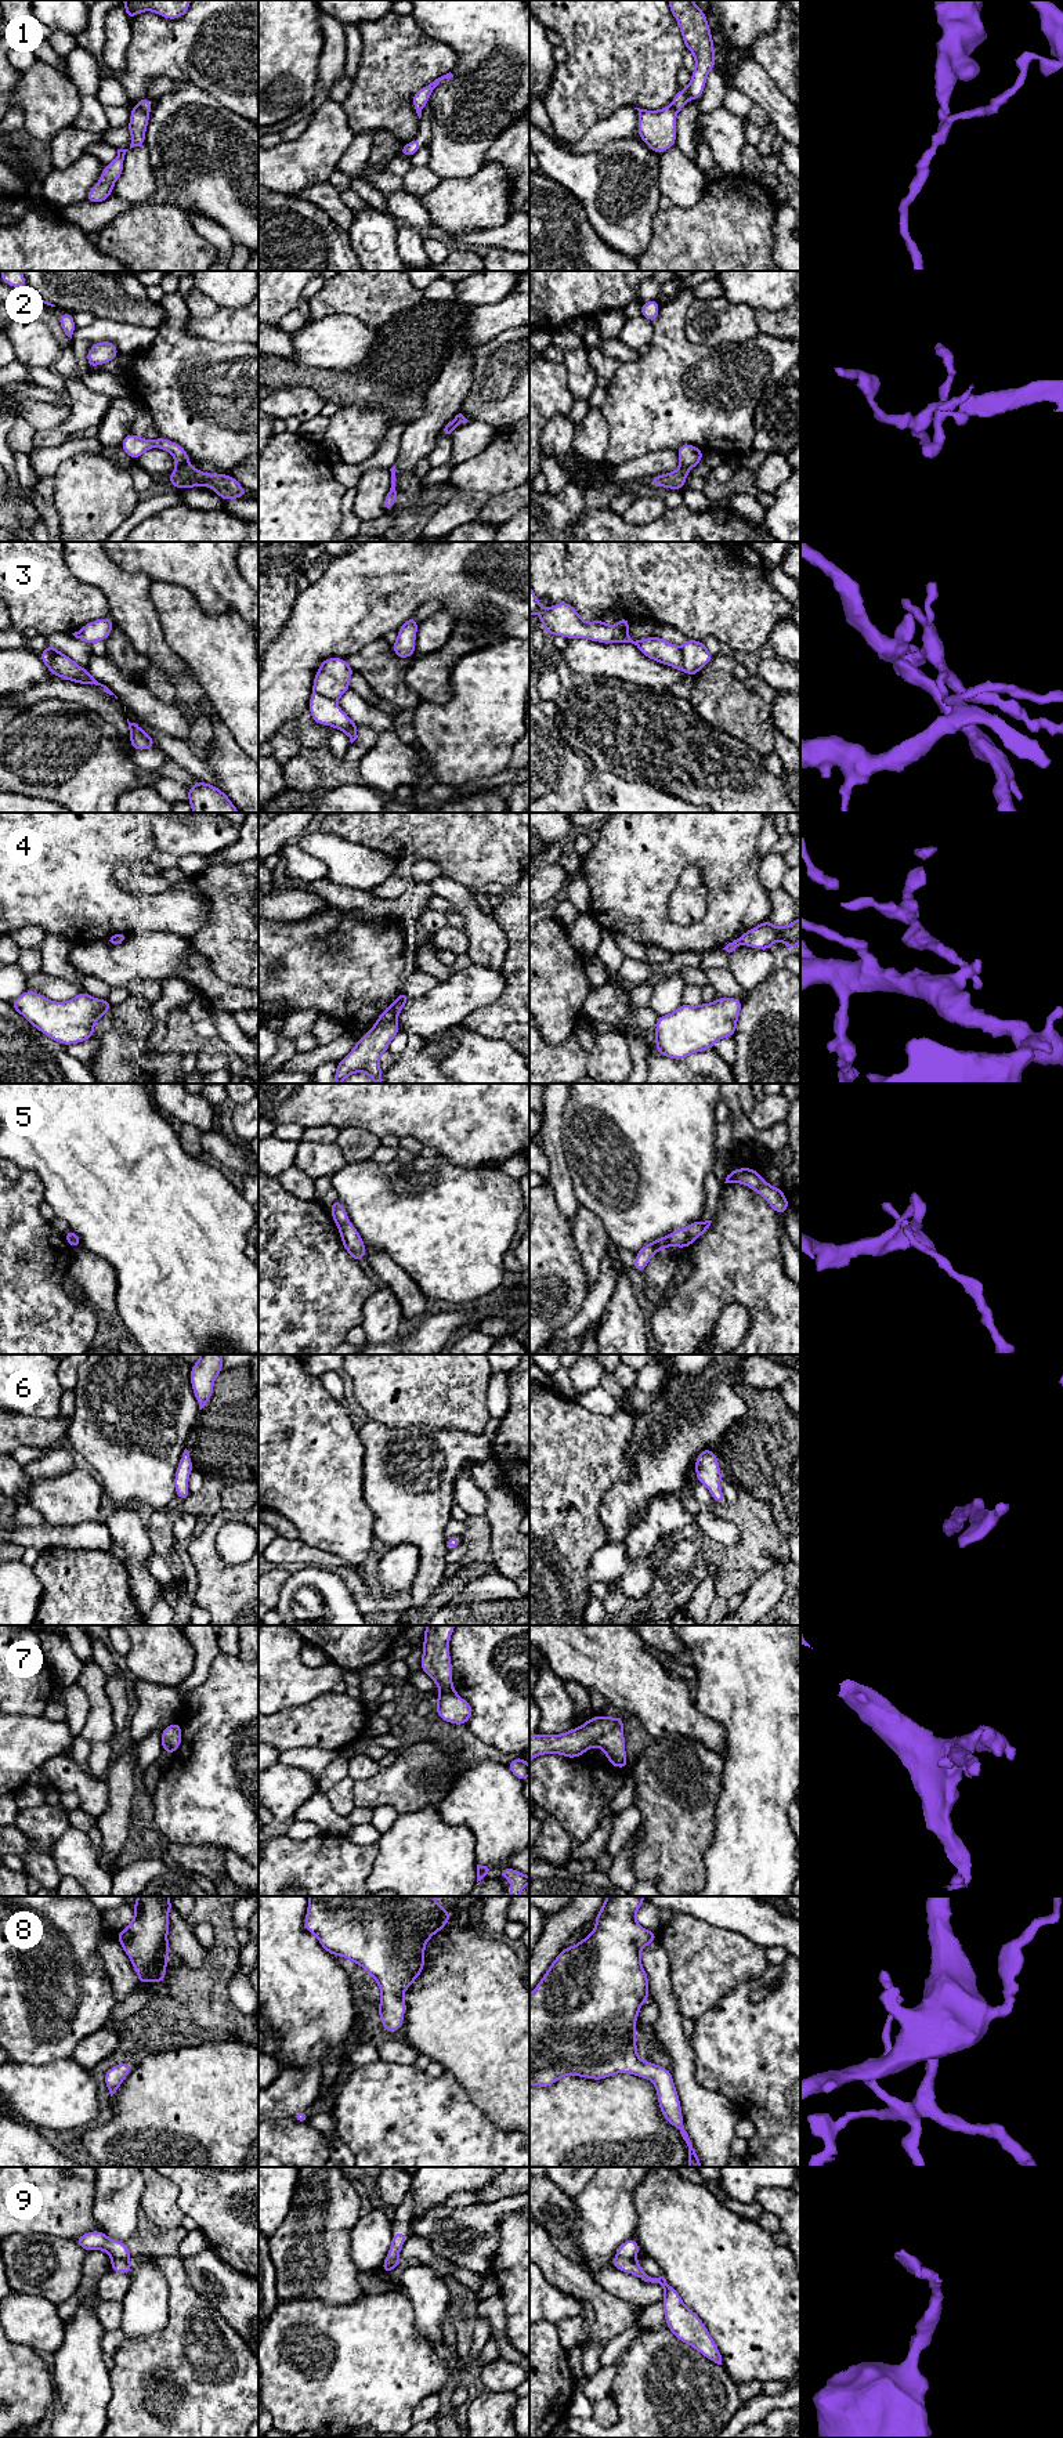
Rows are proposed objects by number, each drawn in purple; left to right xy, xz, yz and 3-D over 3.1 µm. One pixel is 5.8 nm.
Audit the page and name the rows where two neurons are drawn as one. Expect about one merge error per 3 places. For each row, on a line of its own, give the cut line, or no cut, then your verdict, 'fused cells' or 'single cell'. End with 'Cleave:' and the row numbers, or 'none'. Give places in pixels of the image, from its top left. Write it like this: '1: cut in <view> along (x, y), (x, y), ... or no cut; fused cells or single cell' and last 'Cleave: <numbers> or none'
1: cut in xy along (136, 105), (147, 111); fused cells
2: cut in xy along (187, 465), (176, 469); fused cells
3: cut in yz along (680, 648), (684, 671); fused cells
4: cut in xz along (396, 1020), (376, 1023); fused cells
5: cut in xz along (349, 1222), (339, 1227); fused cells
6: no cut; single cell
7: no cut; single cell
8: no cut; single cell
9: cut in xy along (112, 2257), (129, 2261); fused cells
Cleave: 1, 2, 3, 4, 5, 9

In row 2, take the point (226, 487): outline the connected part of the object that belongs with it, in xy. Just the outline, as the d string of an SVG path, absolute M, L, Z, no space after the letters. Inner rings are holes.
M191 466L176 469L169 475L167 482L174 485L177 489L206 485L225 502L228 502L229 499L245 498L247 495L247 491L243 489L232 475L220 473L206 474Z

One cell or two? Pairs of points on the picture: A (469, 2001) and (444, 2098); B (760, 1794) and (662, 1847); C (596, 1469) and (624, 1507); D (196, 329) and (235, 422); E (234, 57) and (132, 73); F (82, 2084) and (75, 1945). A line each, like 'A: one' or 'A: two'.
A: two
B: two
C: two
D: two
E: one
F: two

